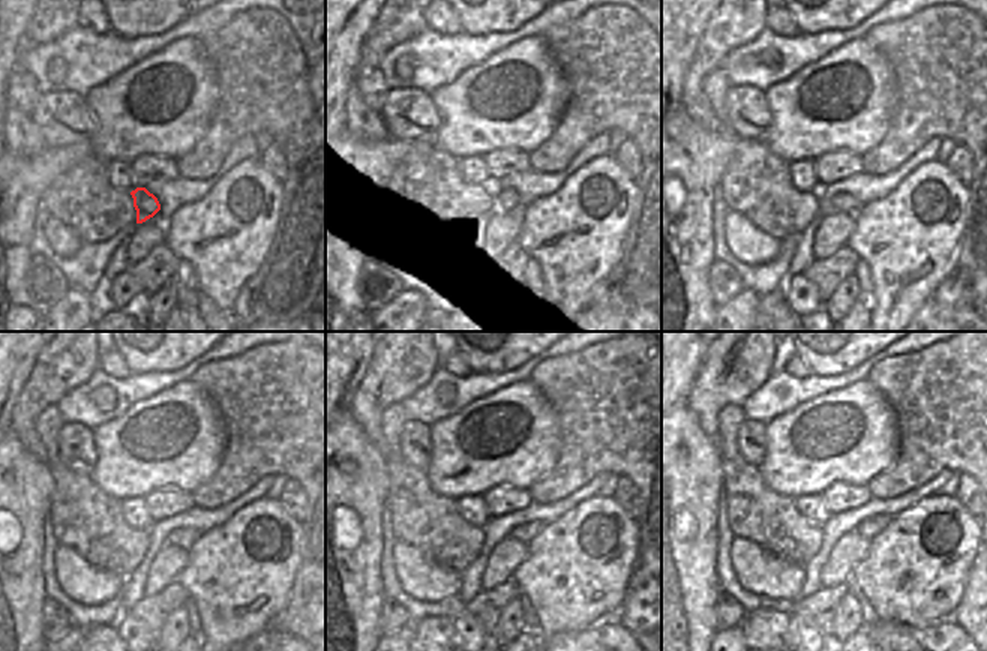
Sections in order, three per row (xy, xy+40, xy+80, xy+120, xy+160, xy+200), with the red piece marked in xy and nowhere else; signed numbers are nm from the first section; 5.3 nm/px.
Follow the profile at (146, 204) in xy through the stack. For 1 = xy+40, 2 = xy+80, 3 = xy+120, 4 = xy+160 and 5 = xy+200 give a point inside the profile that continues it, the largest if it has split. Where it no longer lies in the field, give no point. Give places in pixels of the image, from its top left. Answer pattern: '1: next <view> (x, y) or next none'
1: next xy+40 (489, 204)
2: next xy+80 (842, 201)
3: next xy+120 (185, 537)
4: next xy+160 (528, 531)
5: next xy+200 (870, 527)

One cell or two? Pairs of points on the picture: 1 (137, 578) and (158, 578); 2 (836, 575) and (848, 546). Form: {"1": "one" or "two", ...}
{"1": "two", "2": "one"}

